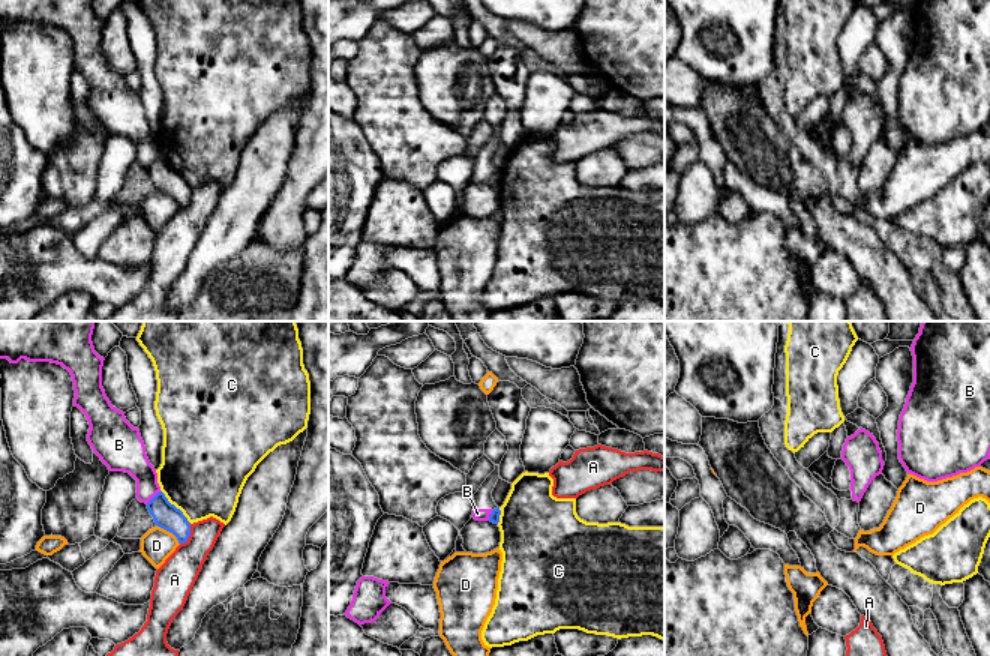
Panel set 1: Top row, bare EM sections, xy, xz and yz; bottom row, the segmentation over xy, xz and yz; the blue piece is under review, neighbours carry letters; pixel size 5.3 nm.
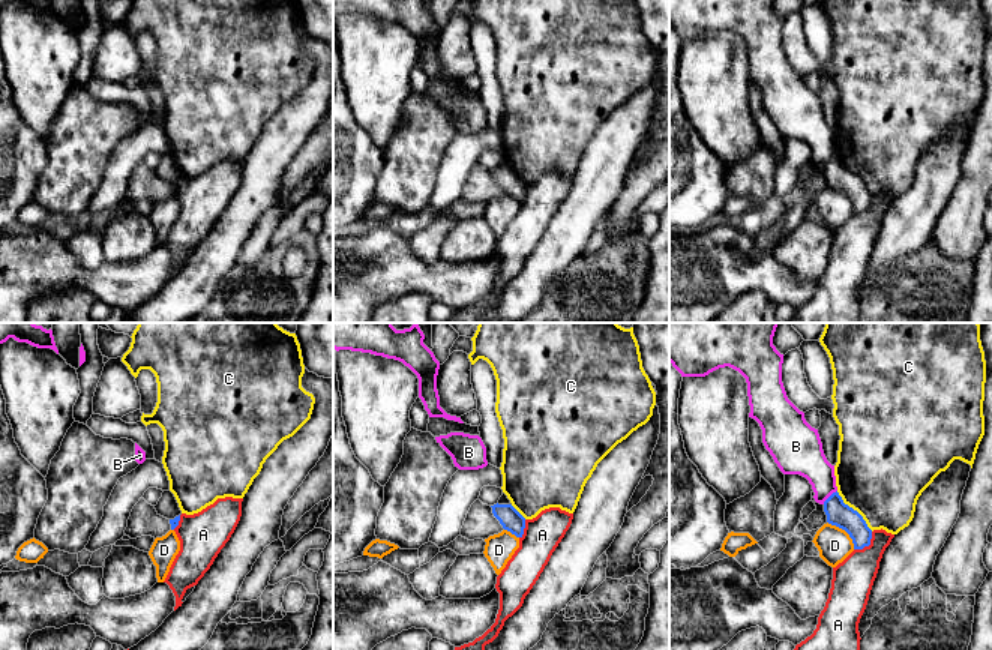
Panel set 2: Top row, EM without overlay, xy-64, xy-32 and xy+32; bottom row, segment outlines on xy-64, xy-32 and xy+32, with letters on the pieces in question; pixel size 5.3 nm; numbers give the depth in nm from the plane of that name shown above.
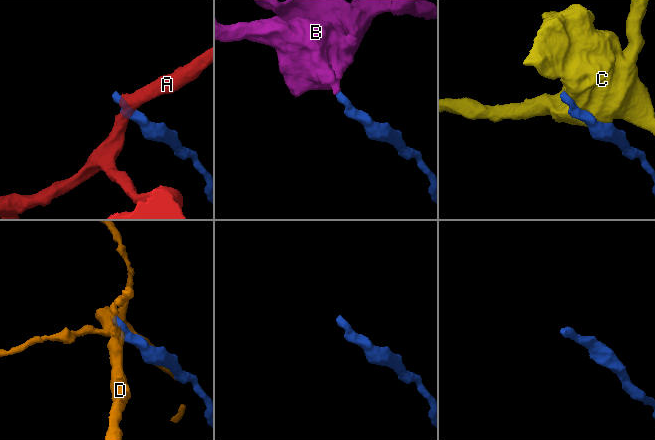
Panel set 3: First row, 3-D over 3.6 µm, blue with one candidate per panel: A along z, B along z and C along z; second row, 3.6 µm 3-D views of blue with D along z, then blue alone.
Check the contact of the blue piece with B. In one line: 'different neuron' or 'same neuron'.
different neuron

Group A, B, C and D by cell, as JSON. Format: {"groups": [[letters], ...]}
{"groups": [["A"], ["B"], ["C"], ["D"]]}

